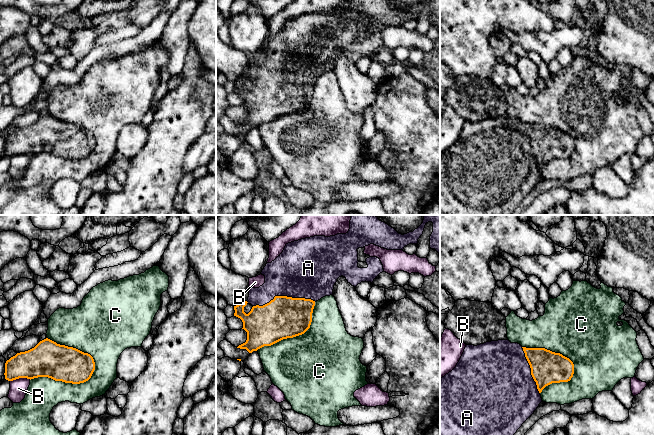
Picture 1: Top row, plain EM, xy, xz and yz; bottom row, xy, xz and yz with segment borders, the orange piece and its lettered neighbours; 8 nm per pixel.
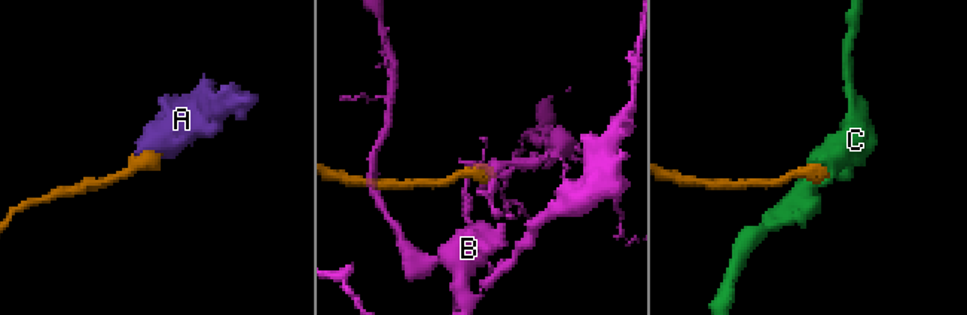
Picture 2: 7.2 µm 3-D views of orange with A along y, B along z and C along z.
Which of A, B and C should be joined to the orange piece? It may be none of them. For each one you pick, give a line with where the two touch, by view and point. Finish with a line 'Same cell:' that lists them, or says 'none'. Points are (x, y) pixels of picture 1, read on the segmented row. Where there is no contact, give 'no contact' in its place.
A: xz (284, 296)
Same cell: A

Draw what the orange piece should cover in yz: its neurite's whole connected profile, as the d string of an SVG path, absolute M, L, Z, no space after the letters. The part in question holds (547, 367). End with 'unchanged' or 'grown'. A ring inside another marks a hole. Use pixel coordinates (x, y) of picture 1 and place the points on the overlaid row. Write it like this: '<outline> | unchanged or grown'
M508 339L486 342L477 346L466 345L456 367L440 379L440 435L514 435L542 402L540 395L542 390L552 383L570 381L573 374L574 364L569 358L545 348L526 348L518 343L511 343Z | grown

